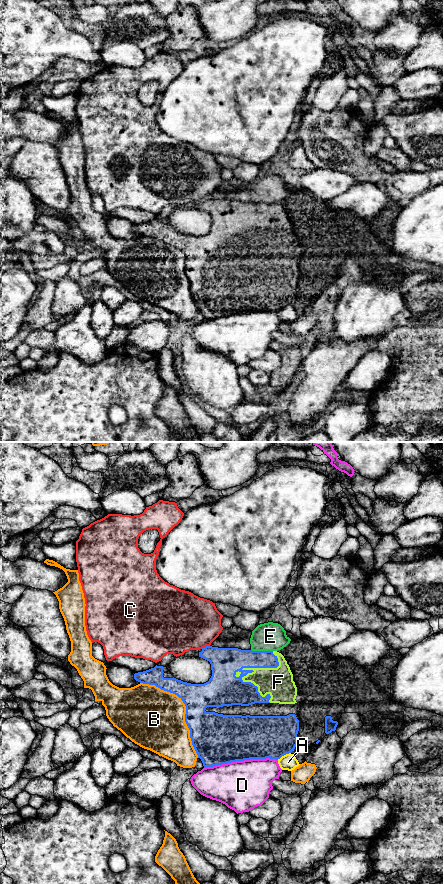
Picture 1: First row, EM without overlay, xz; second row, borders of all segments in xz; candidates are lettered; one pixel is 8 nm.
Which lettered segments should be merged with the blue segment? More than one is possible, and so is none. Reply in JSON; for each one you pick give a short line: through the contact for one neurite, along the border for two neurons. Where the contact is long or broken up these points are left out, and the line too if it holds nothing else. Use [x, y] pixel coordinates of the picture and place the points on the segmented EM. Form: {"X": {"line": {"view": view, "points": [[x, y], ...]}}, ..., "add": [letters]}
{"add": ["F"]}

